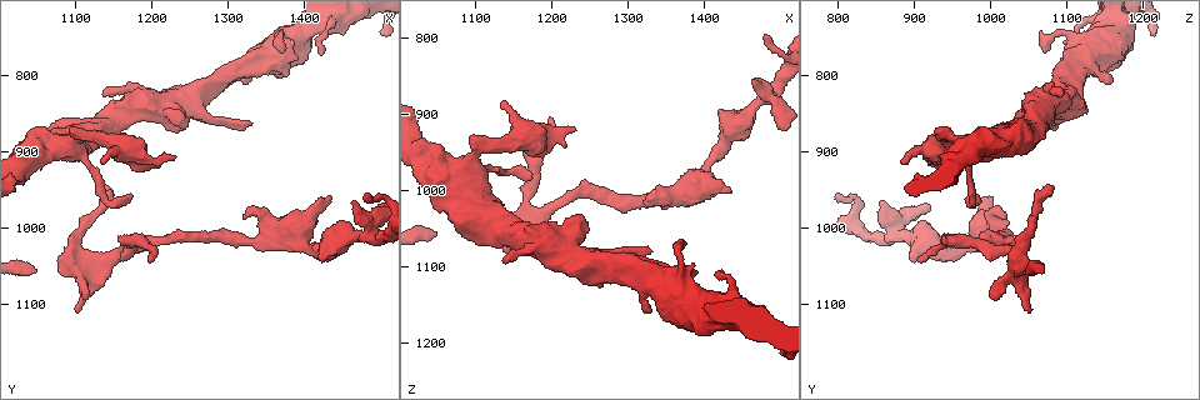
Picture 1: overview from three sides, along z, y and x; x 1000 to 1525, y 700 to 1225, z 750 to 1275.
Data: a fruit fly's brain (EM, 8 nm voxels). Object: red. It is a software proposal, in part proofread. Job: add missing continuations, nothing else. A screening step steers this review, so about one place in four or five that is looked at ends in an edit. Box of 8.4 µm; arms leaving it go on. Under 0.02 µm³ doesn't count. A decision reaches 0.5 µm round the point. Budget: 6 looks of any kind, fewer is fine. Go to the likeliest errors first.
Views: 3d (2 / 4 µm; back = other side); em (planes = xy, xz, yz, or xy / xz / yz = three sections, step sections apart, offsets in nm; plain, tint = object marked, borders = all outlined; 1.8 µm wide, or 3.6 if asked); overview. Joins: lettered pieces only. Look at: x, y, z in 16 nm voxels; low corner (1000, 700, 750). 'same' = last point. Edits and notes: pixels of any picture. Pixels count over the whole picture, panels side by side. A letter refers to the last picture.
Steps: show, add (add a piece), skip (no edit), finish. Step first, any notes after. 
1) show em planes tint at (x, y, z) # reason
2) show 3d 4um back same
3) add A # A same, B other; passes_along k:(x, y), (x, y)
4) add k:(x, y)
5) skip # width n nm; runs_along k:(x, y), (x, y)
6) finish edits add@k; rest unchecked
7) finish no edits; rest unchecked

show 3d 2um back at (1140, 945, 1085) # branch stops here

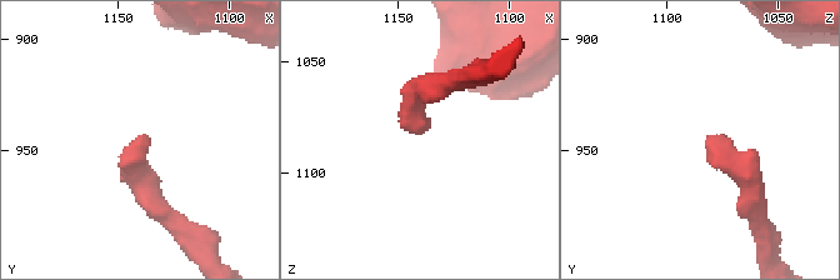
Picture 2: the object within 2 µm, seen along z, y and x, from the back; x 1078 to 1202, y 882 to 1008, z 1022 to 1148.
show em 3.6um xz step 16 borders at (1139, 945, 1081)

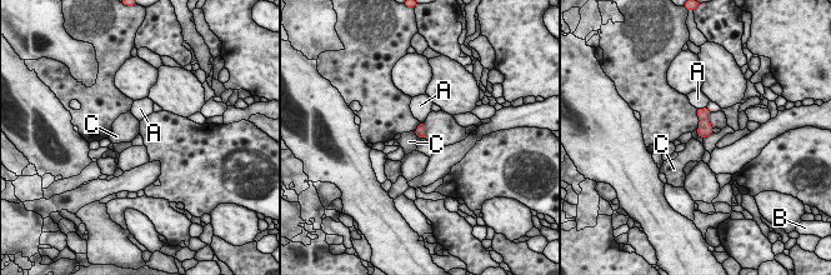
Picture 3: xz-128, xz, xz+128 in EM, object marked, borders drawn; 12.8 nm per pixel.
skip # width 130 nm; A other, B other, C other; border 3:(414, 131), (420, 139); none of them fits

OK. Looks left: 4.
show em yz step 8 tint at (1195, 1040, 905)

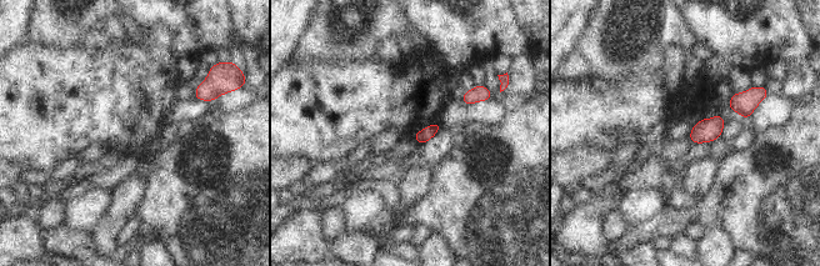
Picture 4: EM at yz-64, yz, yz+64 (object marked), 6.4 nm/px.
show em planes borders same # another direction

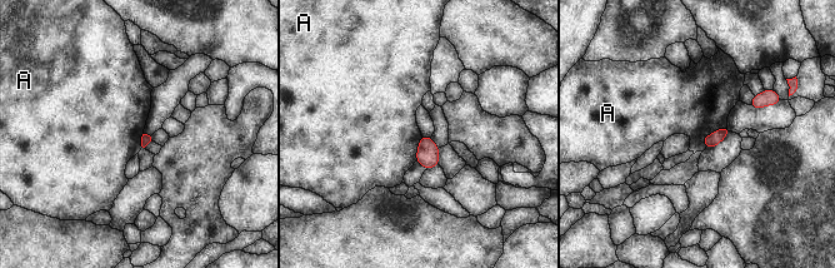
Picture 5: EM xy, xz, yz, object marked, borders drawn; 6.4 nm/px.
skip # A other; no lettered piece goes on from it

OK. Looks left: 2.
show em 3.6um planes borders at (1125, 925, 970) # sudden change in width

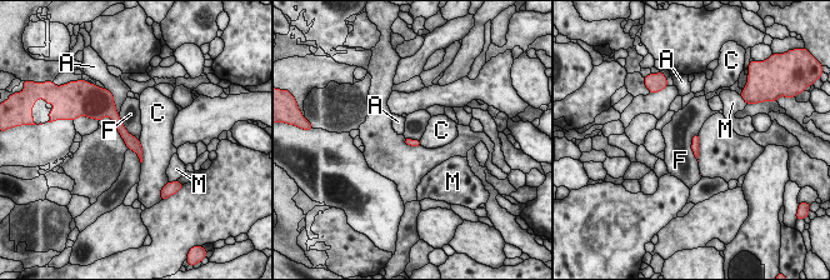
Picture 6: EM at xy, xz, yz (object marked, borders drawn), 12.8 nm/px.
skip # width 100 nm; longest_contact F 440 nm; A other, C other, F other, M other; no lettered piece goes on from it

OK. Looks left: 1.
finish no edits; rest unchecked

